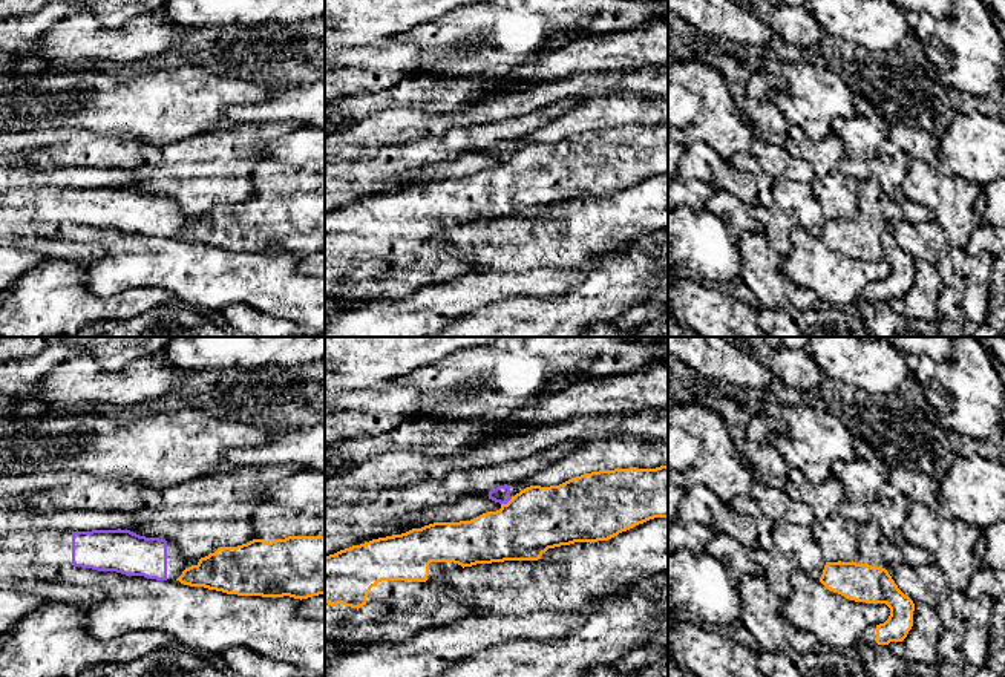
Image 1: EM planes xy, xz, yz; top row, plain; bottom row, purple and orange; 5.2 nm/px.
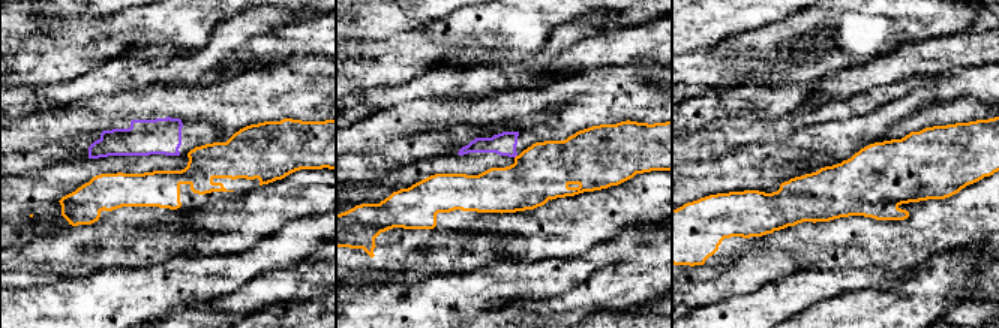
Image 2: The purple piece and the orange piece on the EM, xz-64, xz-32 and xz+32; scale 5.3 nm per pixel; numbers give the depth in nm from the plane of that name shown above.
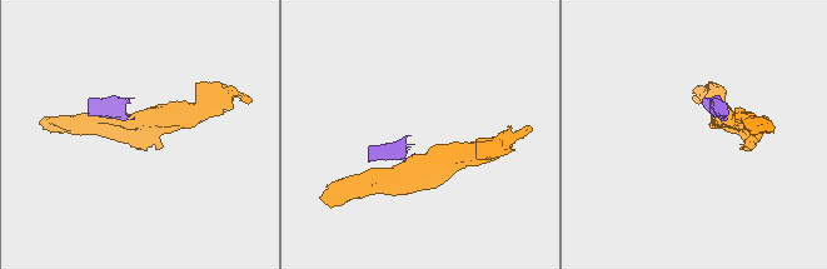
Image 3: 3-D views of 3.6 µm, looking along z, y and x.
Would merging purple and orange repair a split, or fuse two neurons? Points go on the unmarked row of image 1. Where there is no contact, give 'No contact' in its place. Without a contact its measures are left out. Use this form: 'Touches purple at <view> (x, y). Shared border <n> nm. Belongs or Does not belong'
Touches purple at xz (506, 160). Shared border 80 nm. Does not belong

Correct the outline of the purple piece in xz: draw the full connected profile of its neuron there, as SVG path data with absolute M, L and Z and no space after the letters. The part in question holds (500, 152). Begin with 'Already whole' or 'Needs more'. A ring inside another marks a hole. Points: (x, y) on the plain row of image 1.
Needs more. M625 70L585 72L562 81L547 83L506 95L490 95L484 100L467 103L450 112L426 113L418 107L397 107L366 118L354 127L325 133L325 165L336 161L366 161L374 158L385 146L398 146L423 139L441 139L447 130L487 126L507 118L525 116L541 107L575 98L578 103L562 116L533 132L529 138L515 142L498 142L489 149L489 156L507 161L516 150L530 142L559 142L571 135L614 126L656 126L668 123L668 96L643 98L620 89Z

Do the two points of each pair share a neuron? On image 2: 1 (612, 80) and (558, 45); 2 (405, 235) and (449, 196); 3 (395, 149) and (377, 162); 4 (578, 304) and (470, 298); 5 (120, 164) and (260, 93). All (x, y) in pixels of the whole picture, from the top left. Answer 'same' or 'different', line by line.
1: different
2: same
3: same
4: different
5: different

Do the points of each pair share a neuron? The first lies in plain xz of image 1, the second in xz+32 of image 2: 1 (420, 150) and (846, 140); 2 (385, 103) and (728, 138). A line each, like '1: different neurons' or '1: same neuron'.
1: same neuron
2: different neurons

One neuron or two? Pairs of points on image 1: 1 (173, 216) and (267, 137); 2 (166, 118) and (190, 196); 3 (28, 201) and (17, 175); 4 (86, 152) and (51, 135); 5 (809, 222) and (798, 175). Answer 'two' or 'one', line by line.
1: two
2: two
3: two
4: two
5: two

